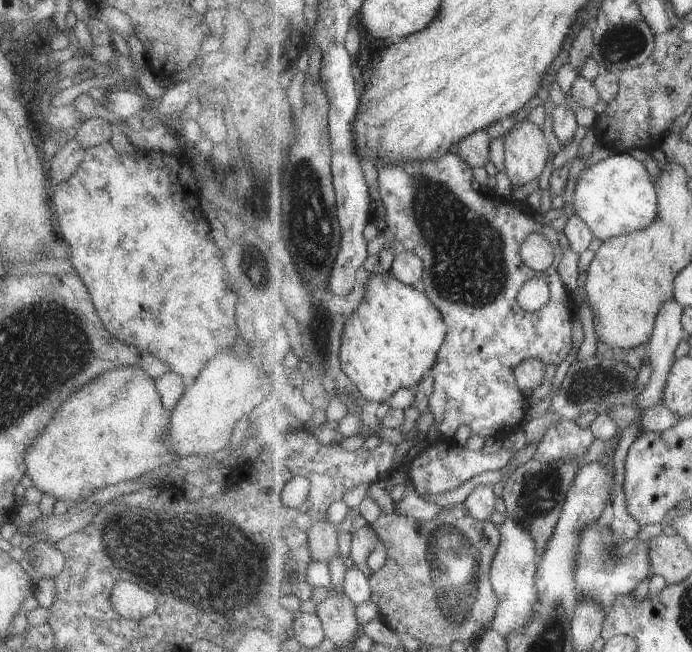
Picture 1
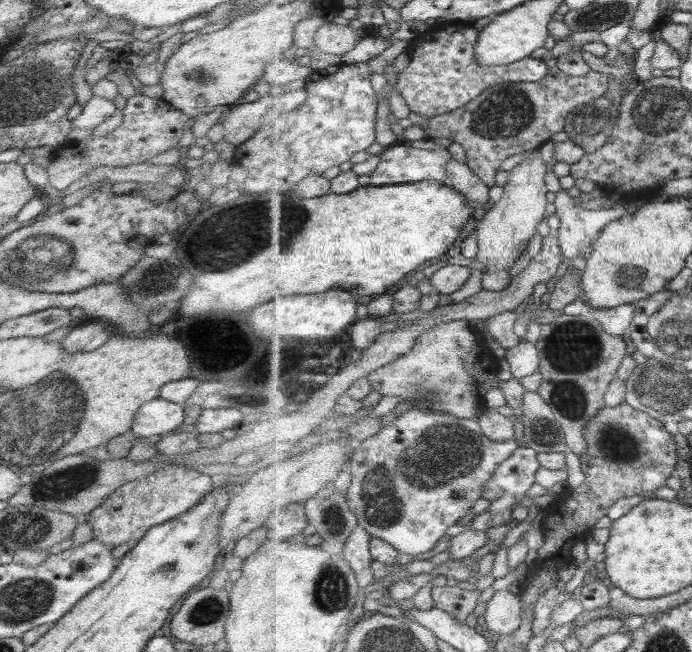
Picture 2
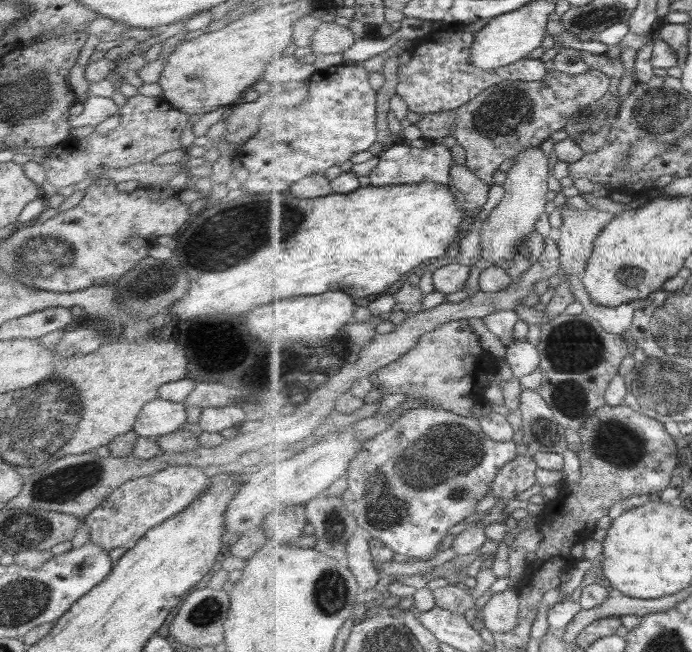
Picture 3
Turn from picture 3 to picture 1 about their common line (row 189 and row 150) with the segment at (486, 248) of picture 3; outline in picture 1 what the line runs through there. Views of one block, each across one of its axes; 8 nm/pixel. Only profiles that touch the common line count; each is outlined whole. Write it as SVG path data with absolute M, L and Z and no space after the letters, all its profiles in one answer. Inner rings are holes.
M530 120L517 123L506 133L506 174L513 185L537 180L549 162L549 146L541 127Z

